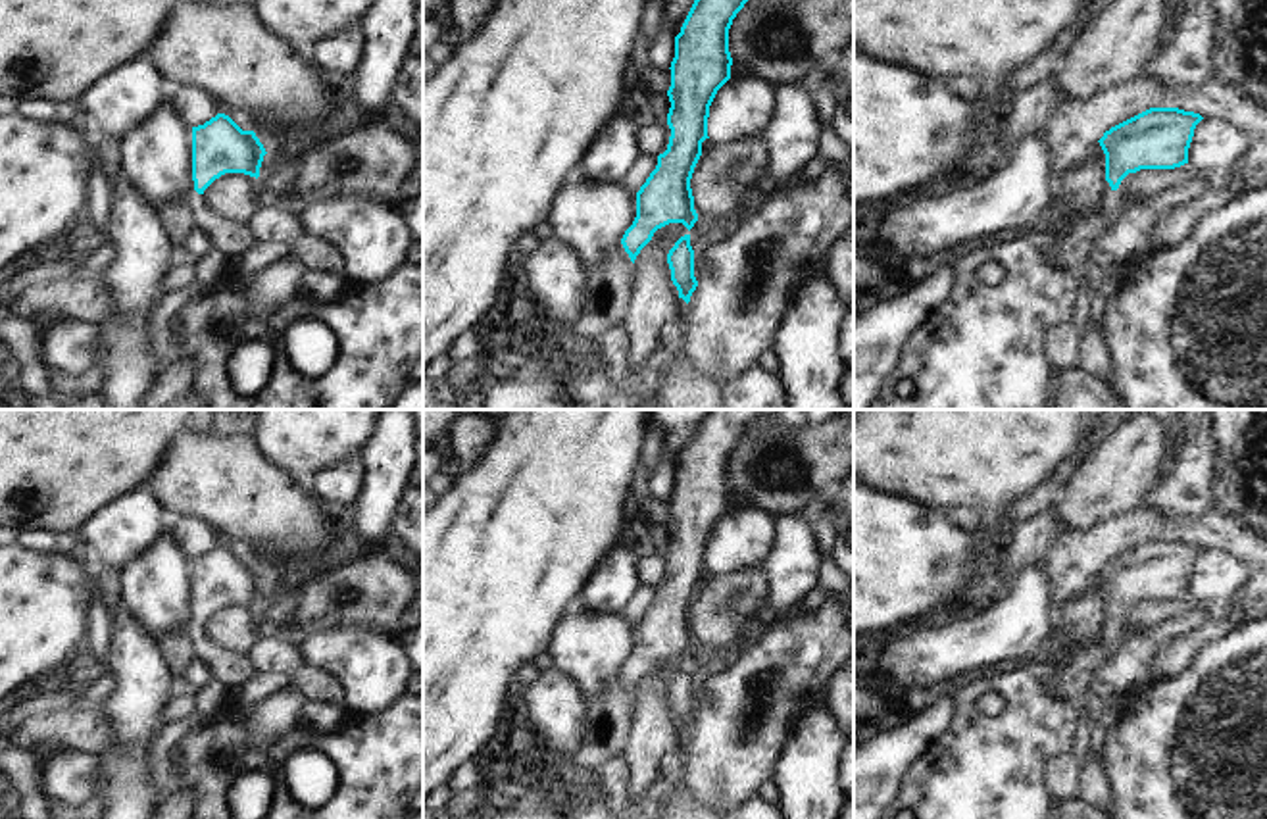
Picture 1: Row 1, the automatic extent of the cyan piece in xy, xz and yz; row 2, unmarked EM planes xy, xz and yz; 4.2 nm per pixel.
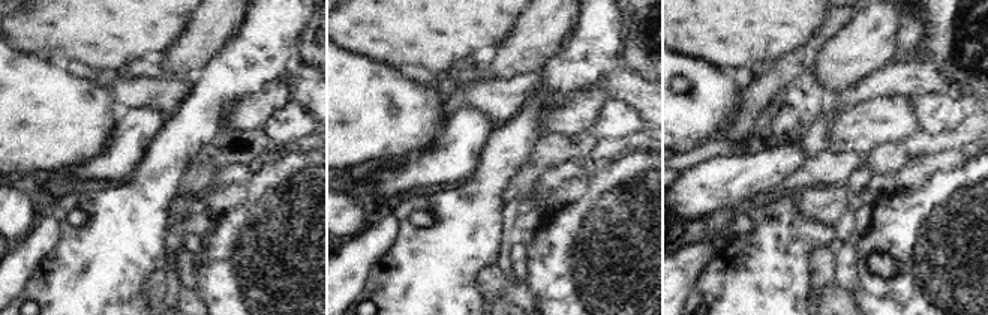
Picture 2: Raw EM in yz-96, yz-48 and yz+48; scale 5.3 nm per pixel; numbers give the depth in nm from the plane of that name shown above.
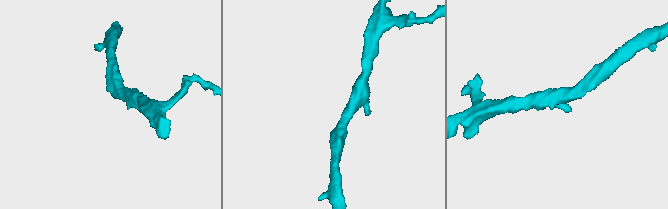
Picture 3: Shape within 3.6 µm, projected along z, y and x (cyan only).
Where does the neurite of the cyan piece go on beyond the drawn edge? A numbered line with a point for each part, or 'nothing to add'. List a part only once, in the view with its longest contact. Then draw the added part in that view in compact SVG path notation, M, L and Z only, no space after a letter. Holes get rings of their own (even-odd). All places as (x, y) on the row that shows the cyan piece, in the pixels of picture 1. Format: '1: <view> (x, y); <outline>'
1: yz (1110, 206); M1129 173L1129 175L1121 181L1121 185L1119 185L1117 190L1113 190L1113 188L1109 186L1109 183L1106 181L1104 194L1100 196L1100 202L1098 202L1098 206L1094 208L1094 210L1100 213L1100 217L1102 217L1102 221L1104 221L1106 227L1111 225L1111 223L1115 221L1115 217L1121 213L1121 210L1123 210L1121 194L1123 194L1123 188L1125 188L1127 181L1129 181L1132 175L1134 175L1134 173Z

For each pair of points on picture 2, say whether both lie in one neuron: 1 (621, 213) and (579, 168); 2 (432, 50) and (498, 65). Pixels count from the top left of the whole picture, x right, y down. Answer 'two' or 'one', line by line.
1: two
2: two

